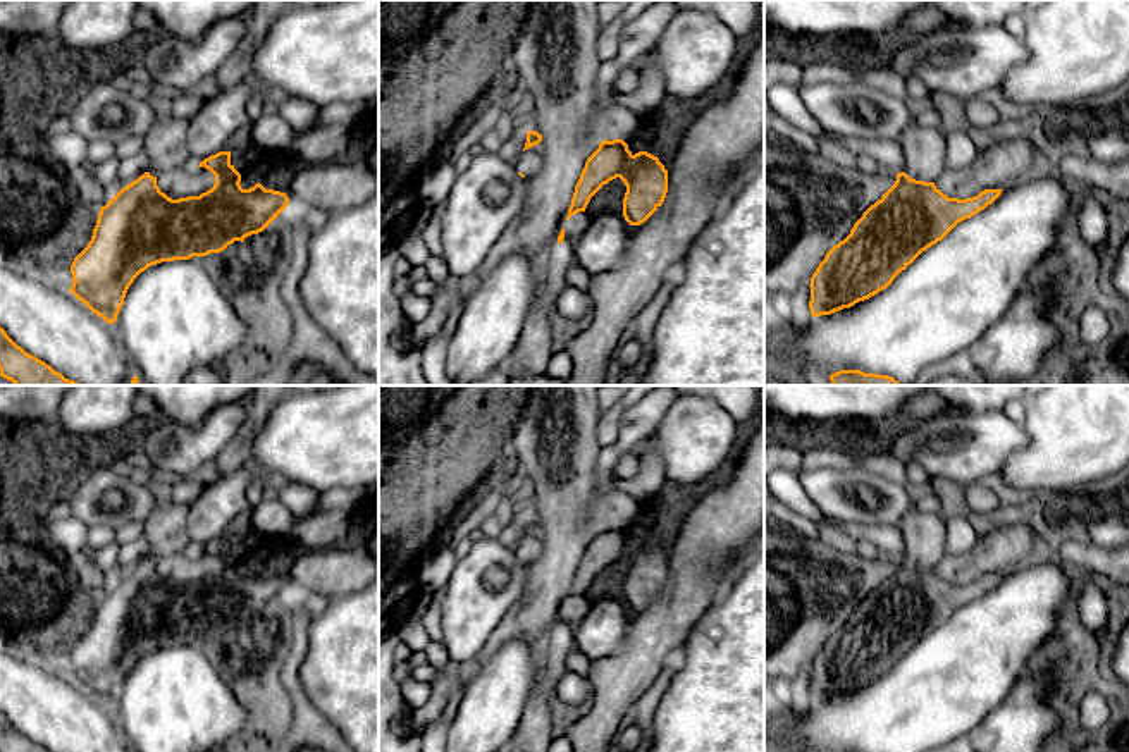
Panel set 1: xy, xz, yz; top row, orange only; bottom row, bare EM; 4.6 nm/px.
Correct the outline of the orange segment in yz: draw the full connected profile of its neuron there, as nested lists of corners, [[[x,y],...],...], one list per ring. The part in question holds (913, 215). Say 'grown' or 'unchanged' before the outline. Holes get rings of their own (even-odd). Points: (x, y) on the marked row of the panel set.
grown; [[[914,120],[902,133],[893,146],[895,155],[904,160],[904,170],[897,174],[895,184],[862,213],[850,234],[826,253],[811,277],[809,308],[812,317],[831,315],[843,308],[850,308],[886,289],[922,251],[941,241],[959,222],[984,210],[1002,194],[1003,189],[984,189],[978,196],[959,200],[948,198],[935,186],[935,179],[945,169],[945,129],[947,127],[921,126]]]

